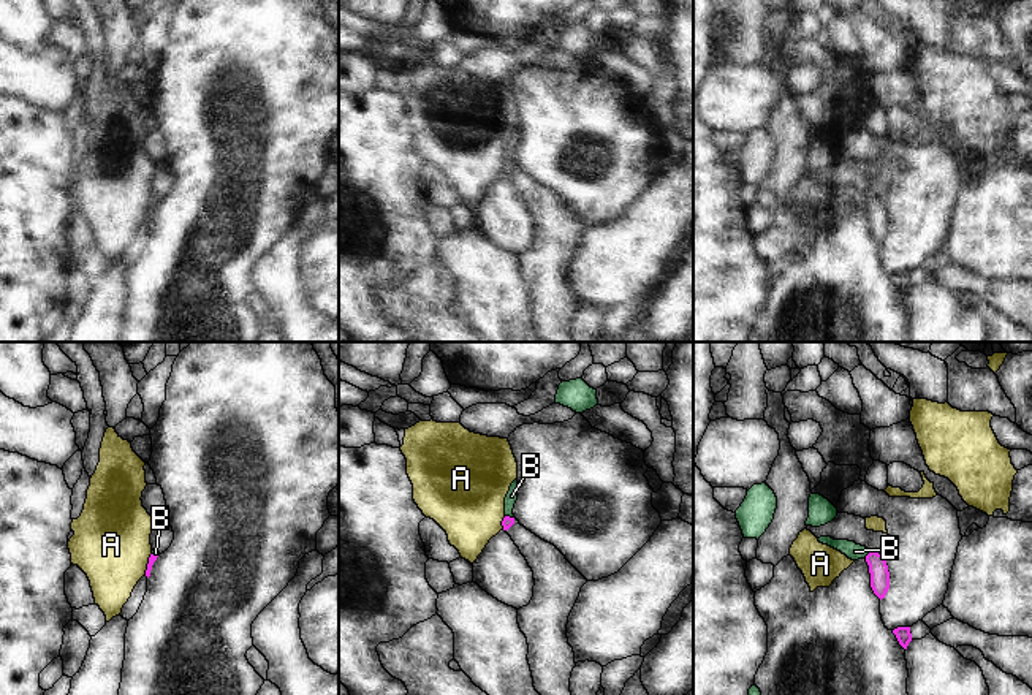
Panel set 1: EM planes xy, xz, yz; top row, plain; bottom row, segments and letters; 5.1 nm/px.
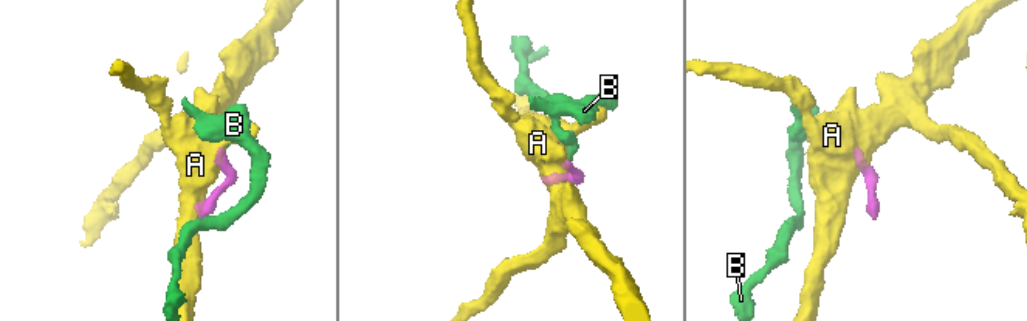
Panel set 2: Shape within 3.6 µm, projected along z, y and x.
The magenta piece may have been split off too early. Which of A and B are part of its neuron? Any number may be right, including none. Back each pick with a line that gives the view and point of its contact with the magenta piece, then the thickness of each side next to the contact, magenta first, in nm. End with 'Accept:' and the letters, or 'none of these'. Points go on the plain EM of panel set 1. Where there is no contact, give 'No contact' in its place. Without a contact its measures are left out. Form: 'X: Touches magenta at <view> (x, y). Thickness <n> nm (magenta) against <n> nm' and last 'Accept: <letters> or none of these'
B: Touches magenta at yz (868, 200). Thickness 100 nm (magenta) against 90 nm
Accept: B

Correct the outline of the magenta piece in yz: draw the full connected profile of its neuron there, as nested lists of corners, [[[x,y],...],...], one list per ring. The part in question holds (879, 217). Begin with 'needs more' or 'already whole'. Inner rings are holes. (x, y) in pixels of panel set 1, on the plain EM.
needs more | [[[820,182],[820,188],[828,190],[852,206],[864,204],[869,211],[871,233],[874,239],[882,245],[890,234],[890,217],[886,206],[882,199],[869,196],[866,192],[856,190],[848,185],[834,185],[831,182]]]

